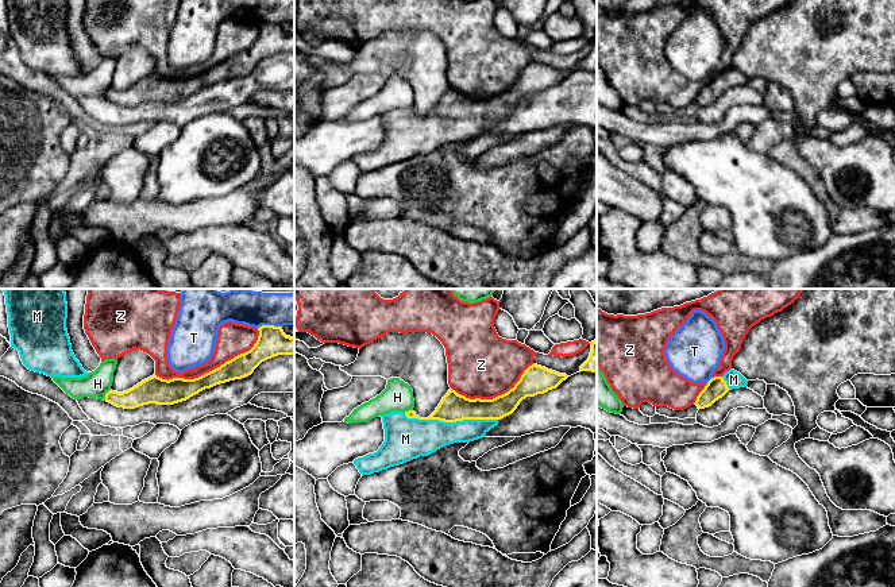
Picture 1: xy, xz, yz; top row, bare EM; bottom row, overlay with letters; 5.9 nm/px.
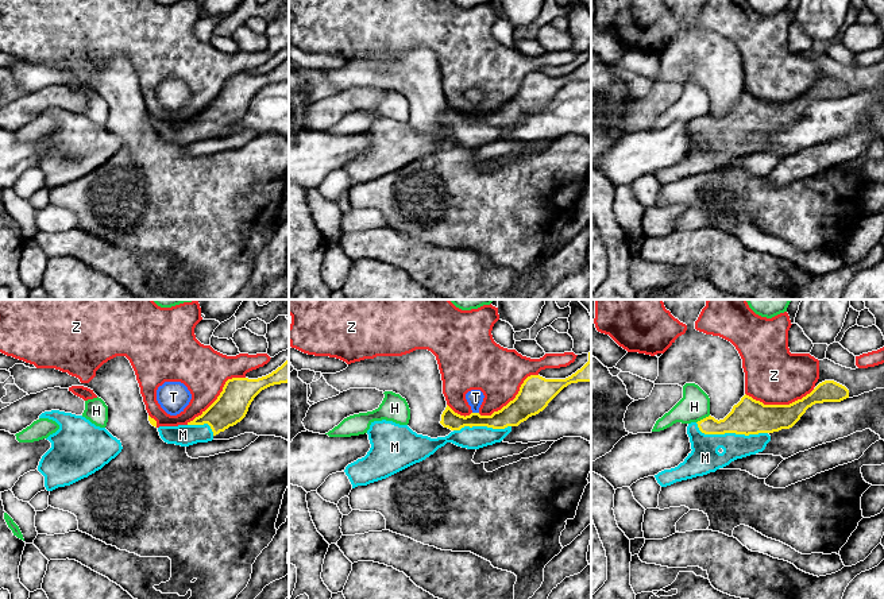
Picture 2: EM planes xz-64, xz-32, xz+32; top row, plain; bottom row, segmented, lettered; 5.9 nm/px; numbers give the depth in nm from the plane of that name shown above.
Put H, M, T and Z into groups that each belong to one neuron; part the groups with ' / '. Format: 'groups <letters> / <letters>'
groups H / M / T / Z

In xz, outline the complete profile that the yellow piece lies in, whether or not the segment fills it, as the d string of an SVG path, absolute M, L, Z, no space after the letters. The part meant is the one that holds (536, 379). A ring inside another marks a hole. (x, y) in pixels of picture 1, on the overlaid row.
M532 364L513 389L493 399L470 399L450 389L428 418L420 418L413 410L382 414L383 444L377 452L355 459L354 464L362 476L371 475L454 443L482 439L522 399L556 389L567 378L566 374Z

